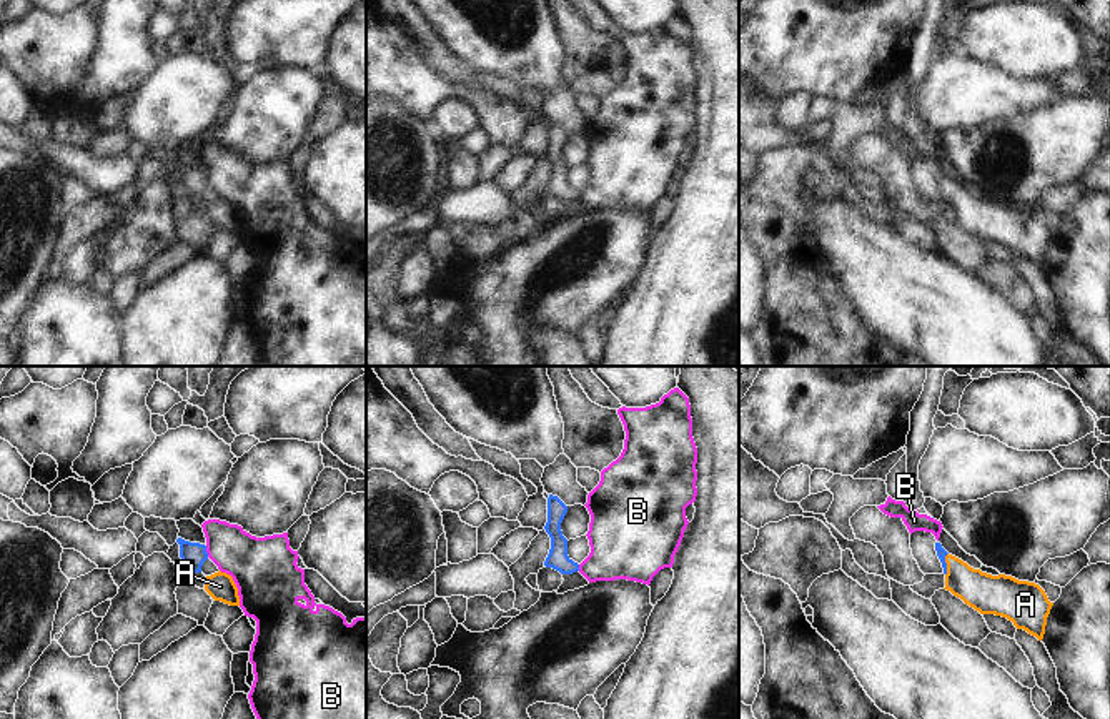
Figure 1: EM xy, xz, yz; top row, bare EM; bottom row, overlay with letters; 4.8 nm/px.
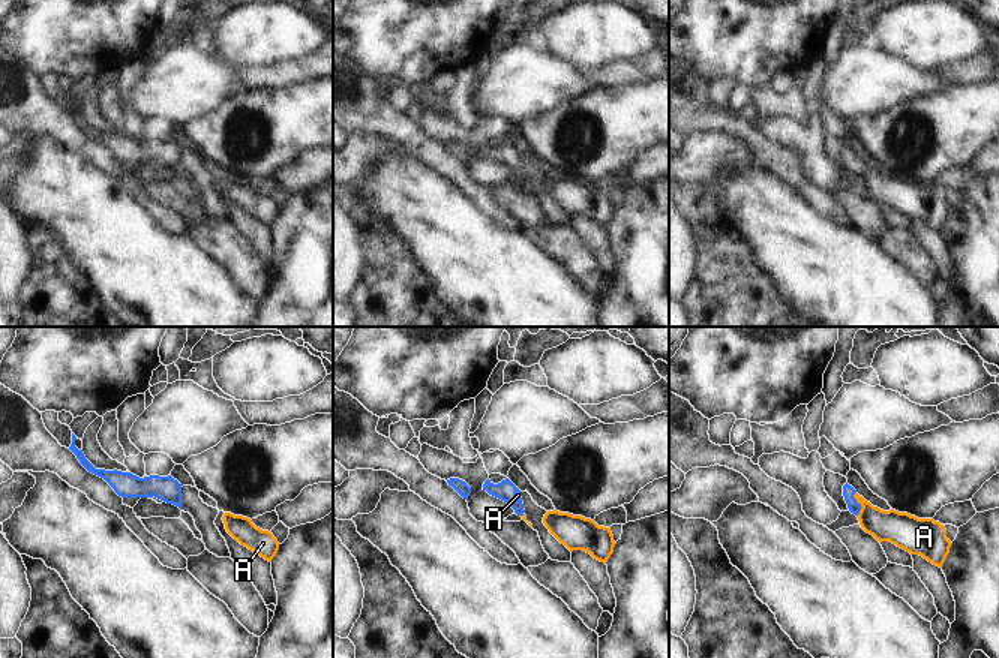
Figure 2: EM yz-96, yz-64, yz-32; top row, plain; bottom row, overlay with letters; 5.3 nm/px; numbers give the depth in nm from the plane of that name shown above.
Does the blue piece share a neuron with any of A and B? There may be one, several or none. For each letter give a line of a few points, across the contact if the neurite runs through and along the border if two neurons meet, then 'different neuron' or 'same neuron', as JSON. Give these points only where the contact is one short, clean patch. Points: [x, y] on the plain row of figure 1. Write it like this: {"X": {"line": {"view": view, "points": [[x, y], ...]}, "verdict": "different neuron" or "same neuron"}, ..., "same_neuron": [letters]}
{"A": {"line": {"view": "yz", "points": [[941, 178], [946, 192], [969, 212], [986, 220]]}, "verdict": "same neuron"}, "B": {"line": {"view": "xy", "points": [[205, 173], [208, 183]]}, "verdict": "different neuron"}, "same_neuron": ["A"]}

